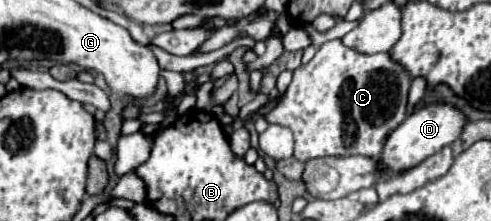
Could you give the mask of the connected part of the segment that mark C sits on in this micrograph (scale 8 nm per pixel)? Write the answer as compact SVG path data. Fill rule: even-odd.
M341 40L325 42L311 62L293 70L293 80L277 106L263 114L269 124L281 124L293 132L295 158L307 162L321 156L369 156L379 158L387 136L407 116L409 74L387 54L357 54Z

